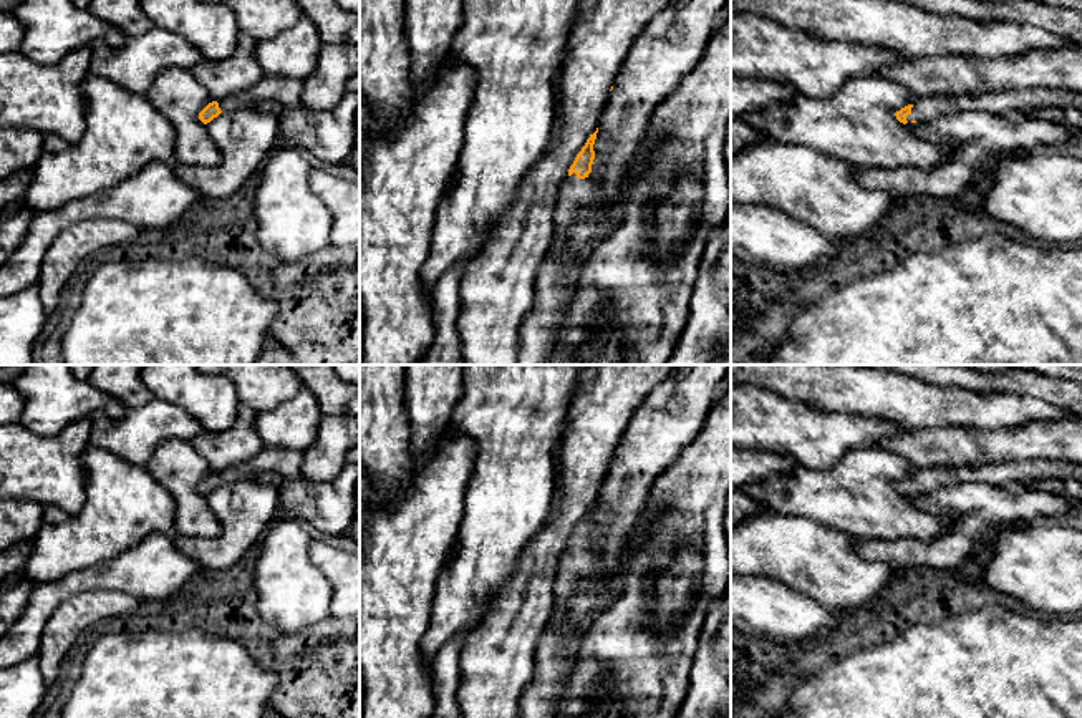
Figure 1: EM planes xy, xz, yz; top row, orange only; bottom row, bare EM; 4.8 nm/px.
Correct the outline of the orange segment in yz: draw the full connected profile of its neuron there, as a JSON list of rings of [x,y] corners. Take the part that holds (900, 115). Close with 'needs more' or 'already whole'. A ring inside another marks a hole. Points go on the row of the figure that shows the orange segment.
[[[1026,88],[958,96],[925,96],[895,113],[903,124],[935,121],[961,111],[986,111],[1001,116],[1029,114],[1037,109],[1060,108],[1082,111],[1082,93],[1070,90]]]; needs more

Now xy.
[[[263,76],[257,85],[242,93],[235,93],[220,101],[209,103],[199,119],[207,124],[224,111],[255,108],[263,101],[280,103],[283,108],[302,106],[303,81],[287,76]]]; needs more

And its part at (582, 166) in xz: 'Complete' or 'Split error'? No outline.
Split error

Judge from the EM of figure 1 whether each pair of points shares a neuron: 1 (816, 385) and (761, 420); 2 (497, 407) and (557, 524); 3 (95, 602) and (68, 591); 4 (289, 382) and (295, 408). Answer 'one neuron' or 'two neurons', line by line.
1: two neurons
2: two neurons
3: two neurons
4: two neurons

